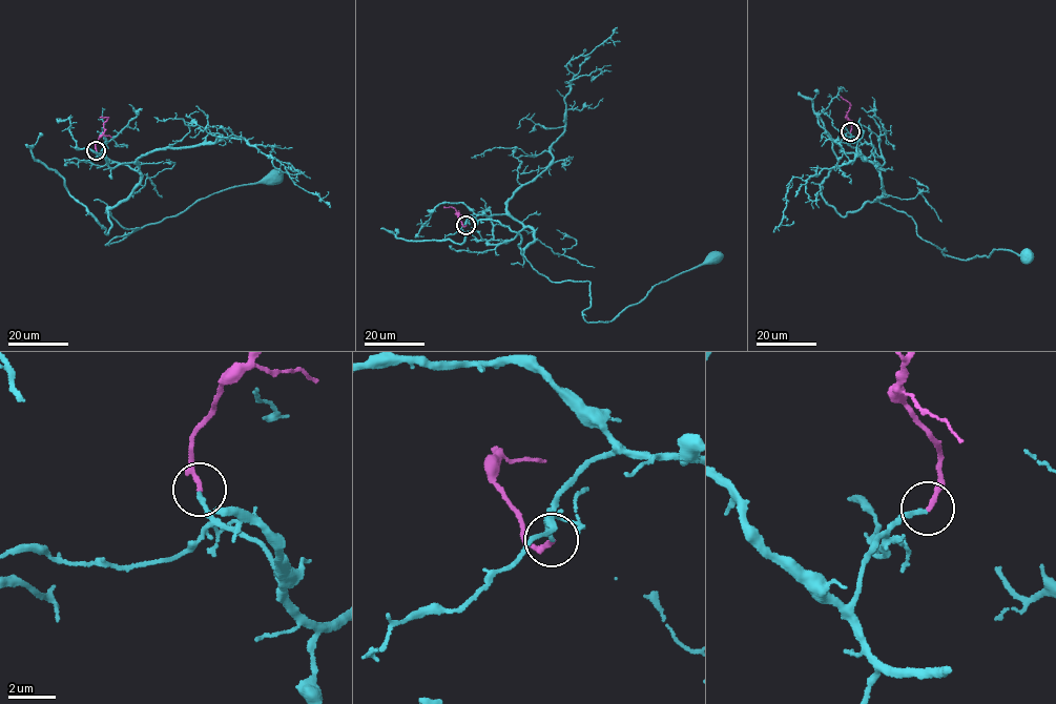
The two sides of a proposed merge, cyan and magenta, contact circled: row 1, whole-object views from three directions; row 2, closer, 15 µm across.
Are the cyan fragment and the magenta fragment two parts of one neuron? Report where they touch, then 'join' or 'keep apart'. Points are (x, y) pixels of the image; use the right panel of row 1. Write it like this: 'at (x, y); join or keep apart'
at (850, 131); join

